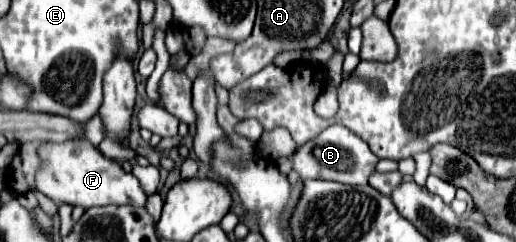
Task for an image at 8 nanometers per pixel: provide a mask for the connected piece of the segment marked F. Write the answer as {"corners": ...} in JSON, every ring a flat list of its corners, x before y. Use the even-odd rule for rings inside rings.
{"corners":[[76,139,76,143,52,143,46,141,40,147,44,155,44,171,36,175,36,187,40,193,56,203,66,203,72,207,98,207,98,205,144,205,146,195,132,173,126,173,120,163,104,157,98,147,88,139]]}

